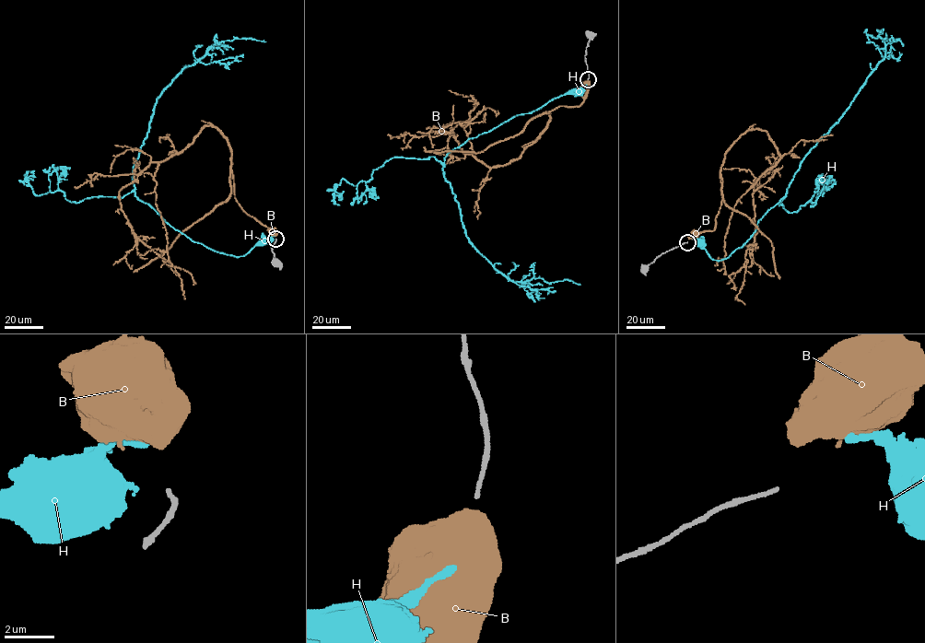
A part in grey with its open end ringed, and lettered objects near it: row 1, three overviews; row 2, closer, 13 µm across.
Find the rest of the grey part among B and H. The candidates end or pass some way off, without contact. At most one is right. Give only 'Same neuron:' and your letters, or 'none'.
Same neuron: none

